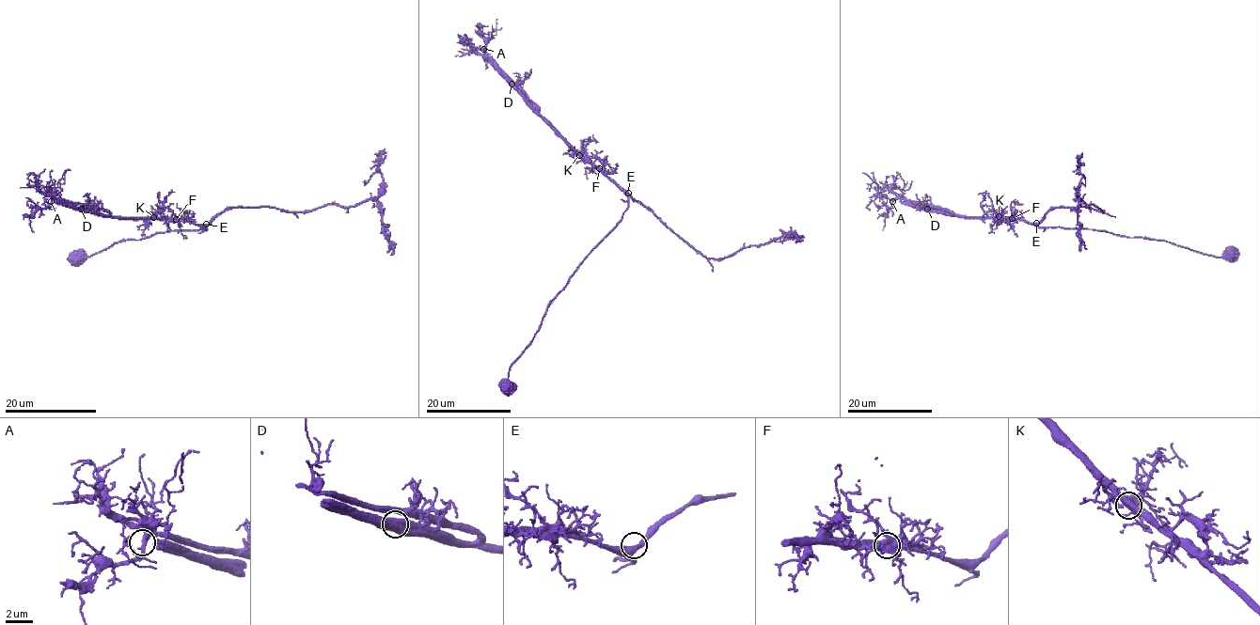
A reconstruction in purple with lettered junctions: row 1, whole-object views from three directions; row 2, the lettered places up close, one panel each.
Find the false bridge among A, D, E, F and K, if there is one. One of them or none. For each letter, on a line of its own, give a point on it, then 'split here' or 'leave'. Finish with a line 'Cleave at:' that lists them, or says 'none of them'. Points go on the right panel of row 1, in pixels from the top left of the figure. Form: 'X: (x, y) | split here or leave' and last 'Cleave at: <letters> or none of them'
A: (892, 201) | leave
D: (927, 209) | leave
E: (1036, 223) | leave
F: (1012, 218) | leave
K: (999, 216) | leave
Cleave at: none of them

